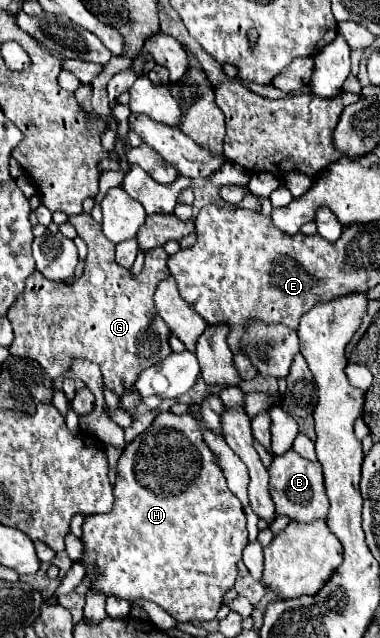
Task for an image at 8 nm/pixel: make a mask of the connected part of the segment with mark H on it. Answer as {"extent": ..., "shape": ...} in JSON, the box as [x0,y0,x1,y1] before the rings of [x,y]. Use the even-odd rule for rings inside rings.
{"extent":[84,412,248,622],"shape":[[[158,412],[152,426],[142,432],[140,436],[136,436],[132,440],[132,444],[126,446],[126,450],[122,452],[120,456],[120,462],[118,462],[118,476],[116,476],[116,484],[114,484],[114,508],[112,512],[108,514],[94,514],[94,516],[88,516],[84,520],[84,564],[86,564],[86,570],[88,574],[98,572],[98,578],[94,580],[92,588],[96,590],[102,590],[106,596],[114,594],[118,598],[124,598],[124,600],[134,600],[134,598],[146,598],[154,604],[158,604],[162,610],[166,610],[176,622],[204,622],[204,620],[214,620],[216,618],[216,612],[218,608],[222,606],[222,596],[226,594],[228,588],[234,586],[234,580],[236,580],[236,564],[242,560],[242,550],[244,546],[248,544],[248,530],[246,530],[246,516],[242,512],[242,504],[240,500],[230,492],[228,484],[226,484],[226,478],[222,474],[222,468],[218,466],[216,462],[216,456],[214,452],[206,446],[204,438],[202,438],[202,430],[198,426],[198,422],[194,420],[192,414],[182,414],[182,416],[176,416],[172,412]],[[150,460],[164,460],[160,464],[160,470],[156,476],[152,478],[146,478],[148,476],[148,462]]]}

